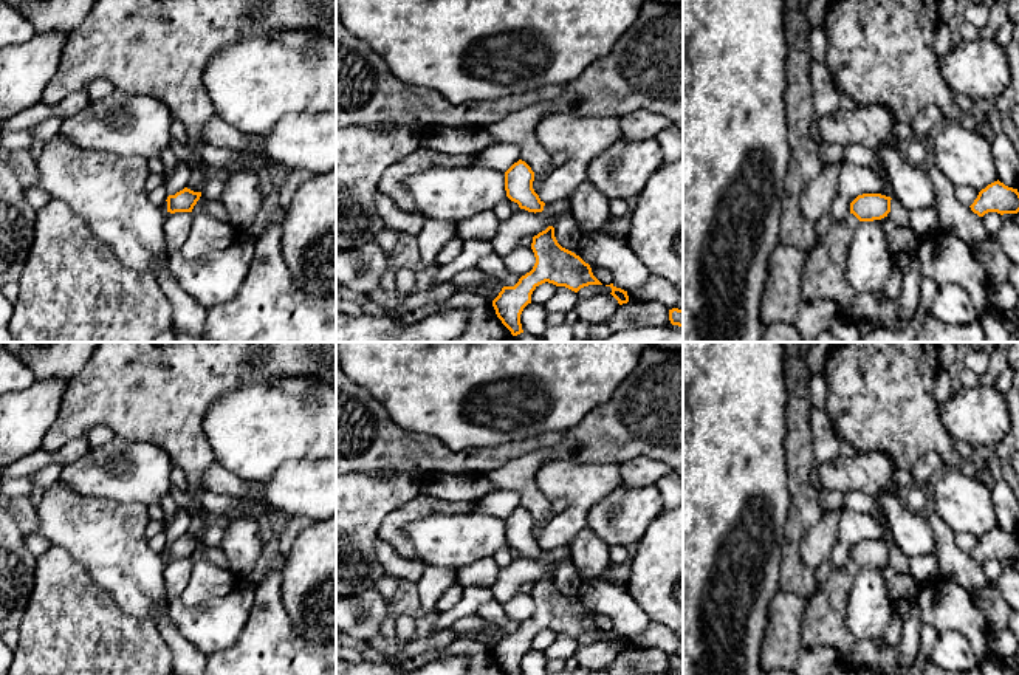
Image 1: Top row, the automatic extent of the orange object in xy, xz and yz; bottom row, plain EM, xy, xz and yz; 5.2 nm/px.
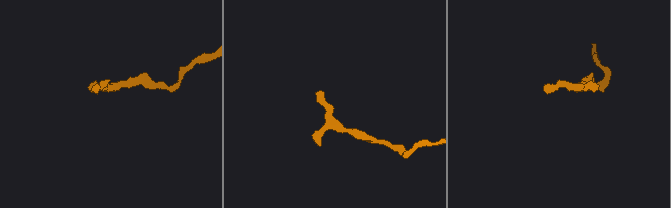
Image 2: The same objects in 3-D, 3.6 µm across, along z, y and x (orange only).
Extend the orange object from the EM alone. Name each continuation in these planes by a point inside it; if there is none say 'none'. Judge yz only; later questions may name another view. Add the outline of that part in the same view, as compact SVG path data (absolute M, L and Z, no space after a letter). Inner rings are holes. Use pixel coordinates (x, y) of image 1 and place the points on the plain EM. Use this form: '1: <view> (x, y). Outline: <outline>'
1: yz (824, 626). Outline: M849 559L819 584L818 593L807 605L802 647L833 647L838 653L838 663L850 669L858 670L870 666L878 669L881 675L895 675L898 672L898 644L886 646L881 638L858 641L846 624L849 594L859 570Z

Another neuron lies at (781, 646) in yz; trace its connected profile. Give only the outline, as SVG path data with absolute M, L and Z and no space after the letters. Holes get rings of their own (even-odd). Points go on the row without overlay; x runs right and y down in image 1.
M777 590L770 608L767 635L762 641L763 672L794 670L802 649L802 625L808 602L801 596Z

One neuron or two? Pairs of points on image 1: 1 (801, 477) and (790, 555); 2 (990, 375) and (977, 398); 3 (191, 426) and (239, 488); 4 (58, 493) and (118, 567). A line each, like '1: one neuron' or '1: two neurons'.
1: one neuron
2: two neurons
3: two neurons
4: one neuron

